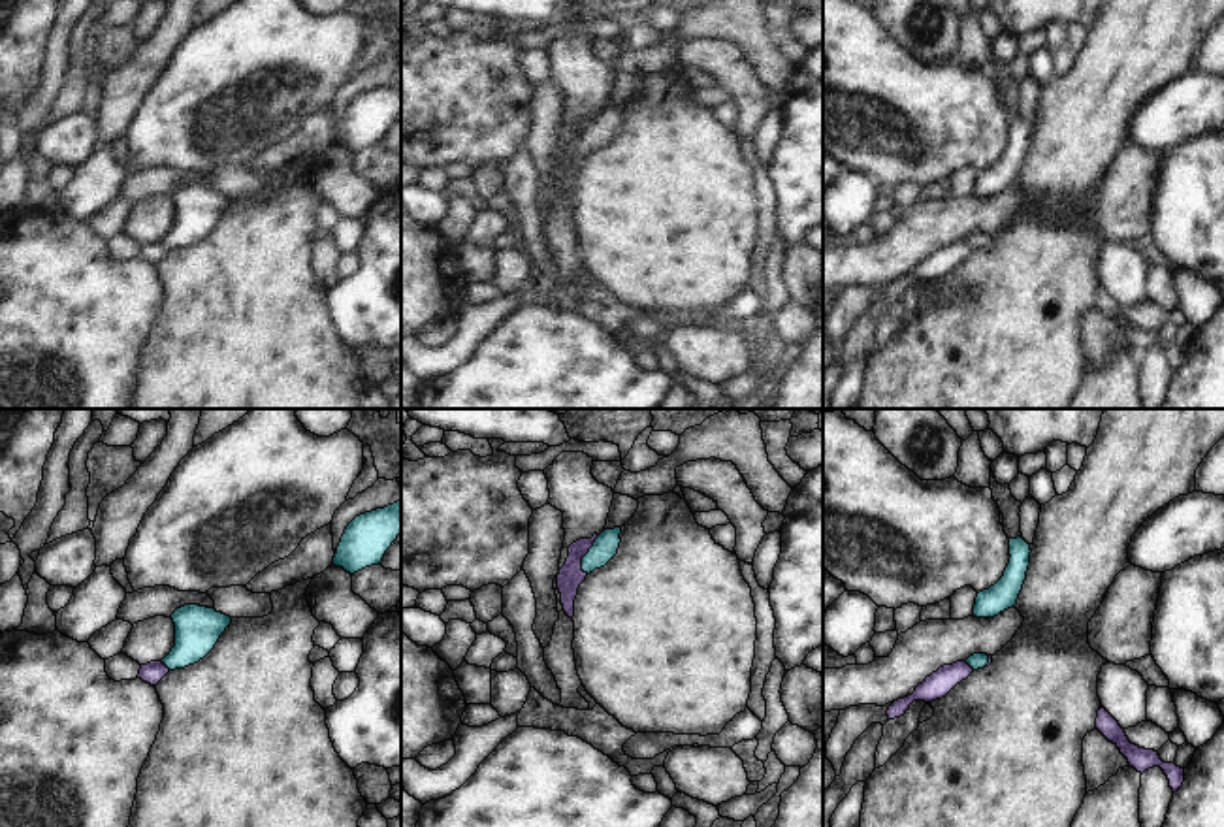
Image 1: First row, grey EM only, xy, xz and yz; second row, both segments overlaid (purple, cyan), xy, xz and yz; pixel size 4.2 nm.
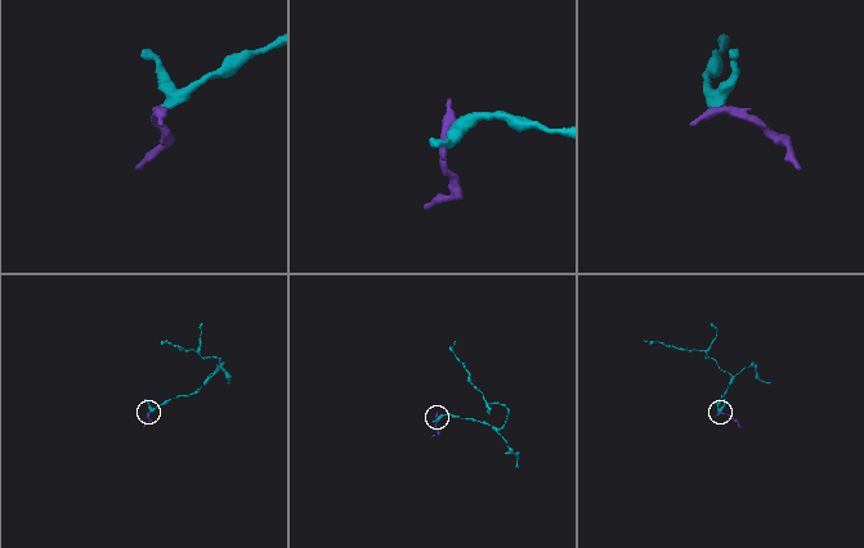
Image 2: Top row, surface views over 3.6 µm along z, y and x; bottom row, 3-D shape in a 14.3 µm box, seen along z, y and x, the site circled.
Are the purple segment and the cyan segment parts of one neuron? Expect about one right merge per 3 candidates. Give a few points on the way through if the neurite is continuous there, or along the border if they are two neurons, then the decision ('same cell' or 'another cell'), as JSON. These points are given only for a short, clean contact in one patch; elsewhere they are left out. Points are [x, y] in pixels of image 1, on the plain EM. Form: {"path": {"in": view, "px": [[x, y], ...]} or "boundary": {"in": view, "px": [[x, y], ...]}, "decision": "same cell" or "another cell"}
{"path": {"in": "xz", "px": [[571, 153], [586, 130], [605, 125]]}, "decision": "same cell"}

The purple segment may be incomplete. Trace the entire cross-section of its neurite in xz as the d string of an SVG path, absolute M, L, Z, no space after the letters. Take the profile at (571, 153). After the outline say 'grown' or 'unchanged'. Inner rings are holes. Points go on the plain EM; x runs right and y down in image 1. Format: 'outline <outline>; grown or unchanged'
outline M621 105L604 107L601 113L593 111L591 117L580 117L569 124L569 136L557 153L561 183L569 196L574 194L574 177L586 154L618 132L620 111Z; grown

